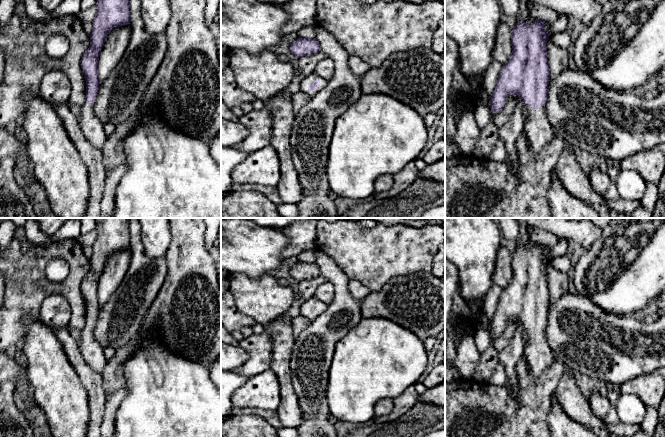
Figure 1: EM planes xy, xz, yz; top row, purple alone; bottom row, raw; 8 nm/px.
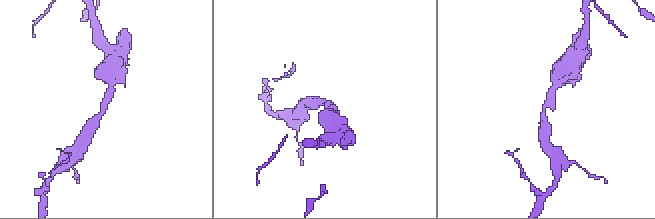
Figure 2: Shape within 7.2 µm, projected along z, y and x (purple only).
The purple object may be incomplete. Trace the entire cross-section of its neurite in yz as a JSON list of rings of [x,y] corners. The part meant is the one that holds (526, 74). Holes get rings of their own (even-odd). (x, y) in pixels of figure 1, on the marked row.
[[[536,19],[531,25],[527,25],[524,20],[517,22],[511,33],[512,53],[503,65],[495,90],[489,98],[493,115],[503,109],[506,103],[505,98],[508,95],[518,96],[523,99],[528,111],[523,134],[528,138],[529,146],[534,154],[538,154],[543,146],[556,136],[547,118],[544,106],[547,101],[547,88],[550,81],[546,48],[550,34],[545,31],[545,24],[547,23],[540,19]]]

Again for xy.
[[[97,0],[97,14],[92,21],[90,46],[81,60],[86,81],[85,102],[81,105],[80,128],[87,140],[101,153],[108,139],[104,124],[96,116],[93,104],[99,89],[97,67],[101,49],[109,32],[131,22],[129,0]]]

